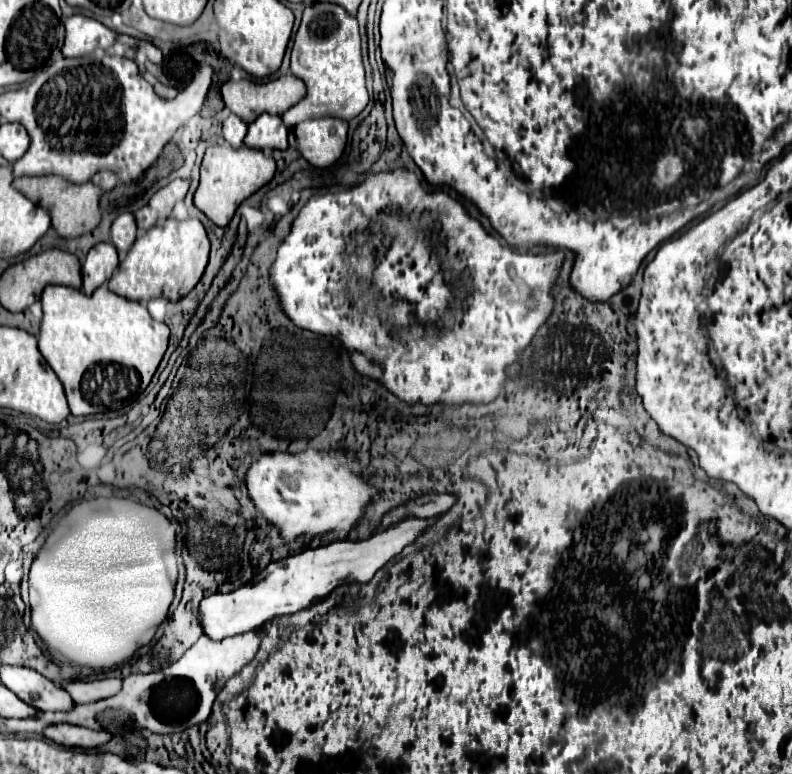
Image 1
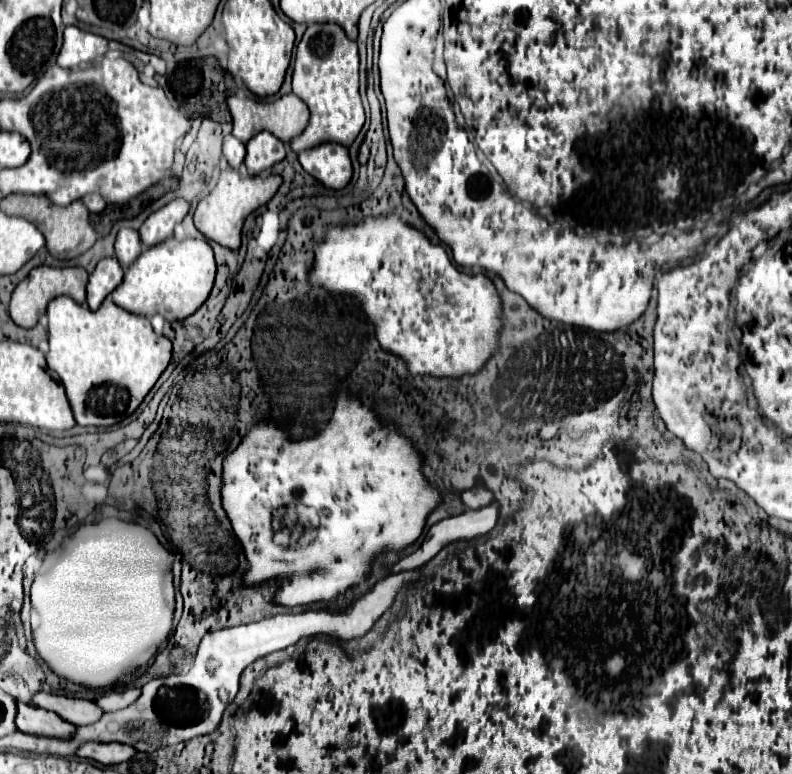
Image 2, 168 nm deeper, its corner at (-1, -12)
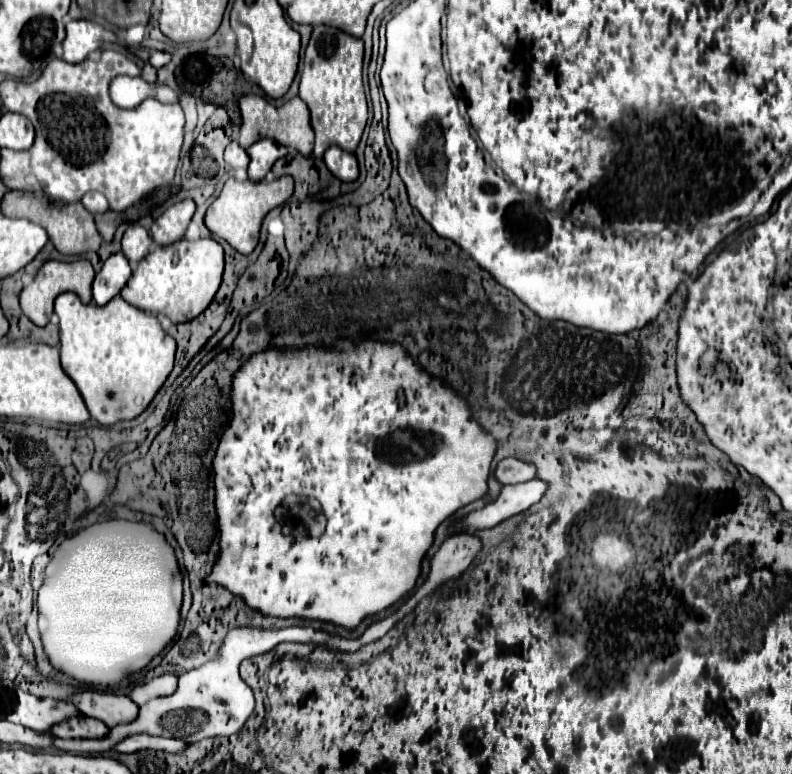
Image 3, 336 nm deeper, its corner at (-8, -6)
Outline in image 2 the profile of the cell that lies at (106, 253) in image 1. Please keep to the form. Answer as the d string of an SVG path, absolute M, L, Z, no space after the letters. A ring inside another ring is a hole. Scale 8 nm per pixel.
M103 258L93 274L89 276L87 284L87 304L91 310L97 310L99 304L117 288L117 284L123 280L123 268L117 264L115 258Z

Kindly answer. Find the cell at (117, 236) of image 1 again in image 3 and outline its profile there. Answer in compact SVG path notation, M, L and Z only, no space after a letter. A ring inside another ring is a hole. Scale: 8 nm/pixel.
M130 226L130 228L124 232L122 252L124 252L124 256L130 260L130 266L132 266L132 268L136 268L136 264L148 254L150 244L152 244L152 238L150 238L148 230L142 228L142 226Z

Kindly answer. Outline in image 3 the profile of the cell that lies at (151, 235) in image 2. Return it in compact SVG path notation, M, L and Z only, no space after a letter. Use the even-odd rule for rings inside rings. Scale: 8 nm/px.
M182 200L174 206L170 206L150 228L150 234L156 244L166 246L176 240L180 240L192 220L194 214L194 202L192 200Z

